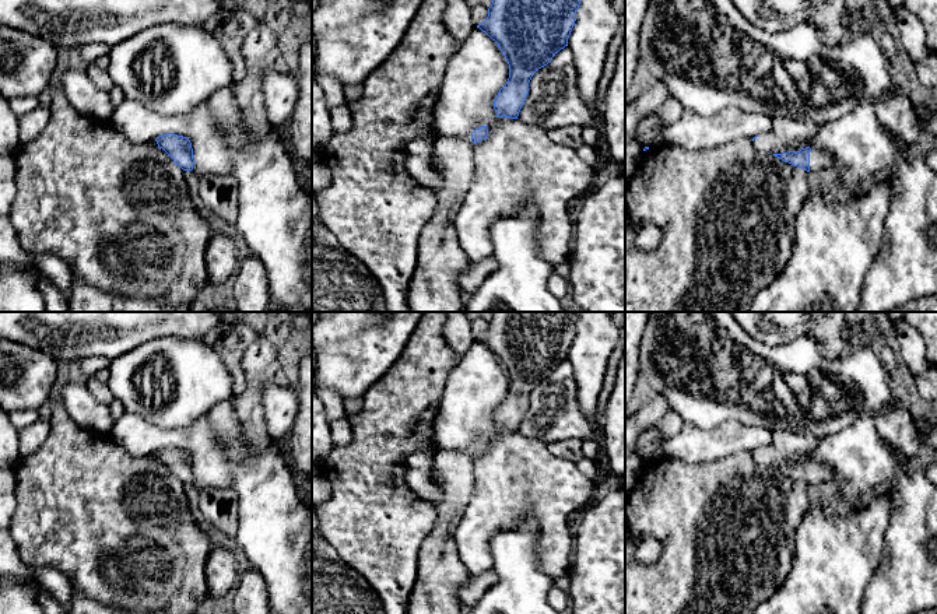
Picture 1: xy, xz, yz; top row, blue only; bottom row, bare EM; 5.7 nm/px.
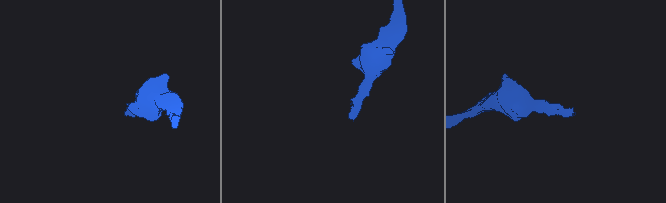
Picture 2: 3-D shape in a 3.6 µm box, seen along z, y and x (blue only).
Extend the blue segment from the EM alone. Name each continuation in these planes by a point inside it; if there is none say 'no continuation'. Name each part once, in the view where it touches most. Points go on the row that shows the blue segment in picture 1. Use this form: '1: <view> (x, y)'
1: yz (786, 134)

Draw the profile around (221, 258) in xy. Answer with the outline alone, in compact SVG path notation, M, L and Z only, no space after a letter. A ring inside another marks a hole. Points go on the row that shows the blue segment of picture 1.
M211 234L207 243L206 264L210 284L222 291L239 267L234 239L224 234Z

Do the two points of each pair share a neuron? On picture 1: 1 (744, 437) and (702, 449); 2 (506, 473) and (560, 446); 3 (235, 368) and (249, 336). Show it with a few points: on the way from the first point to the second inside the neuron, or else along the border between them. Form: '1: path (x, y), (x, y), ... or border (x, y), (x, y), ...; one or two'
1: path (734, 437), (712, 445); one
2: border (547, 445), (553, 453), (575, 463); two
3: path (235, 360), (235, 351), (241, 344); one

